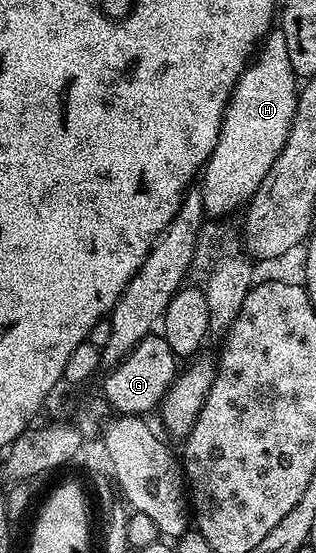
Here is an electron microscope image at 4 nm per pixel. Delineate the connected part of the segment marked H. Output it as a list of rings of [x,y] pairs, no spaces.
[[[280,27],[271,28],[266,34],[257,53],[254,54],[240,79],[234,84],[230,101],[226,105],[226,114],[222,117],[220,135],[212,155],[206,160],[204,172],[200,177],[200,192],[206,208],[207,218],[226,217],[243,208],[253,197],[254,192],[264,183],[264,179],[272,171],[272,163],[284,151],[284,143],[290,134],[292,119],[298,106],[299,78],[294,76],[292,63],[288,59],[288,42],[284,39],[284,31]]]

